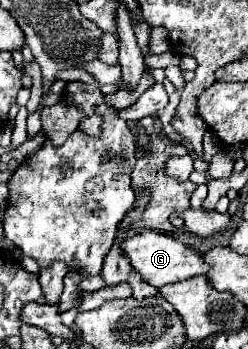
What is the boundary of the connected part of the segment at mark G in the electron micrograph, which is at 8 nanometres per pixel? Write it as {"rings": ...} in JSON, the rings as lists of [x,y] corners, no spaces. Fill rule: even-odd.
{"rings":[[[145,230],[133,236],[127,236],[121,244],[123,252],[129,256],[131,266],[141,274],[141,278],[149,284],[153,284],[155,288],[161,288],[165,284],[173,284],[173,282],[181,282],[185,278],[197,276],[197,274],[207,274],[209,272],[209,264],[203,260],[203,252],[199,252],[193,246],[183,244],[181,240],[163,234],[163,232],[153,232],[153,230]]]}

